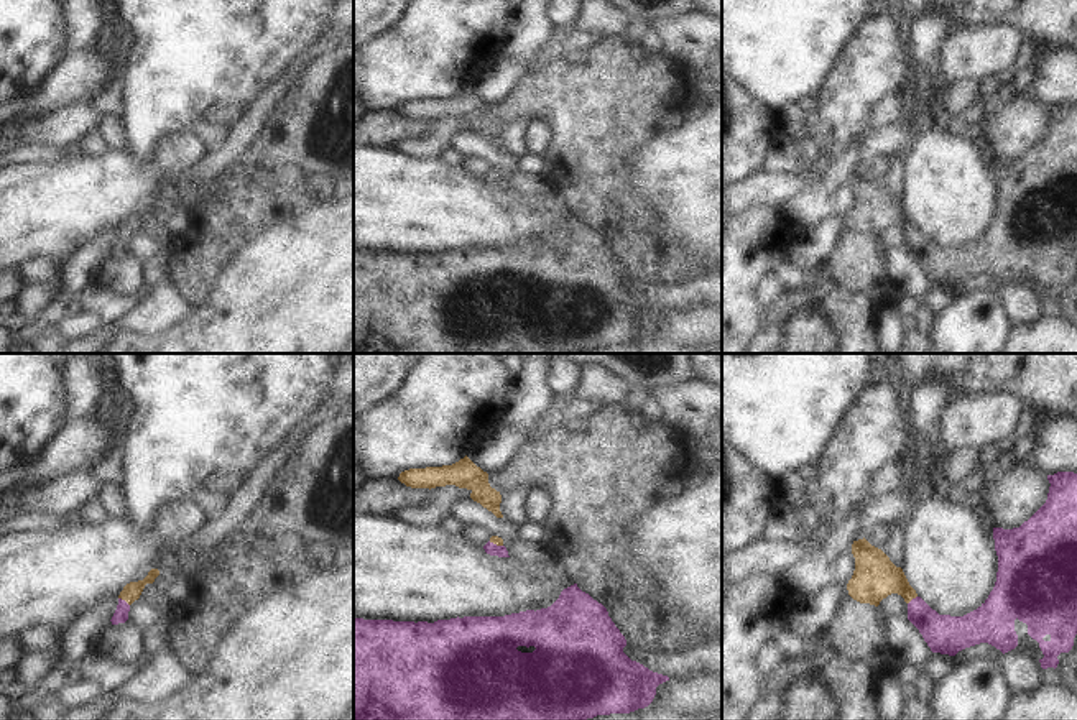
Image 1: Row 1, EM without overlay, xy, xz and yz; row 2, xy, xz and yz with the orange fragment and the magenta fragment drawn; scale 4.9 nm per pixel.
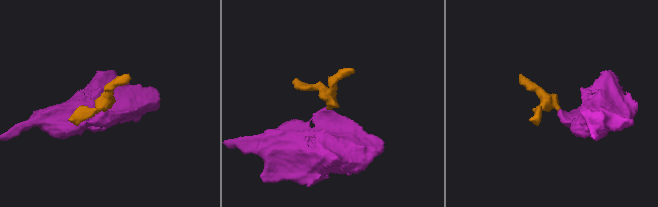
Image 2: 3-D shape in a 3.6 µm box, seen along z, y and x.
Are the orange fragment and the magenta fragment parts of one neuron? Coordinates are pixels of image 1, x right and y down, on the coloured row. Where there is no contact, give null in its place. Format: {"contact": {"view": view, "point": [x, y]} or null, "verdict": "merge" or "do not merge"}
{"contact": {"view": "xy", "point": [124, 599]}, "verdict": "merge"}

